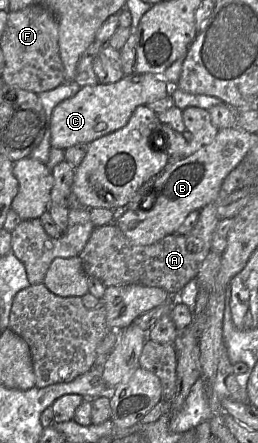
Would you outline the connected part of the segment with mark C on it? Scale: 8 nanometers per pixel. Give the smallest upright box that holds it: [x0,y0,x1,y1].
[51,73,167,150]

